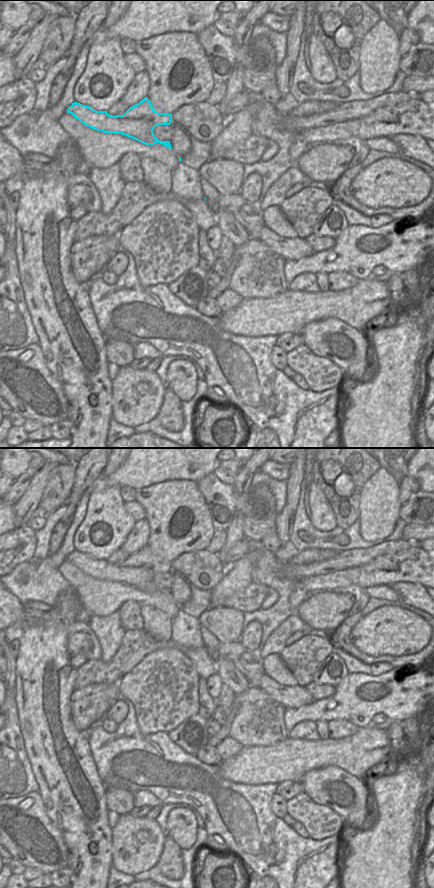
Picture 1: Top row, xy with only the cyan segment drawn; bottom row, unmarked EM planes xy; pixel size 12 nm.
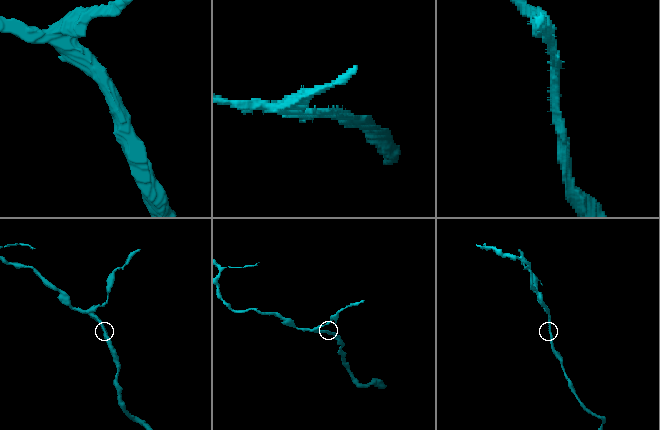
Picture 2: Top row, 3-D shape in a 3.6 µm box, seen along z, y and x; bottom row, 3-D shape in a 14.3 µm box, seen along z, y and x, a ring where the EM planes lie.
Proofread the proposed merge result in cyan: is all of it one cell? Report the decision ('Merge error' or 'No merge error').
Merge error.

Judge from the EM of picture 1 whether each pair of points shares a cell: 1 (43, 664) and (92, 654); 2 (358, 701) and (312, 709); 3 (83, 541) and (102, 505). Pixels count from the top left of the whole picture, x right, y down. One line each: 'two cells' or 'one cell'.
1: two cells
2: one cell
3: one cell

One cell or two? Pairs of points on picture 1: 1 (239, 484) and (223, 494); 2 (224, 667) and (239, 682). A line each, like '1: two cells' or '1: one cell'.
1: two cells
2: one cell

